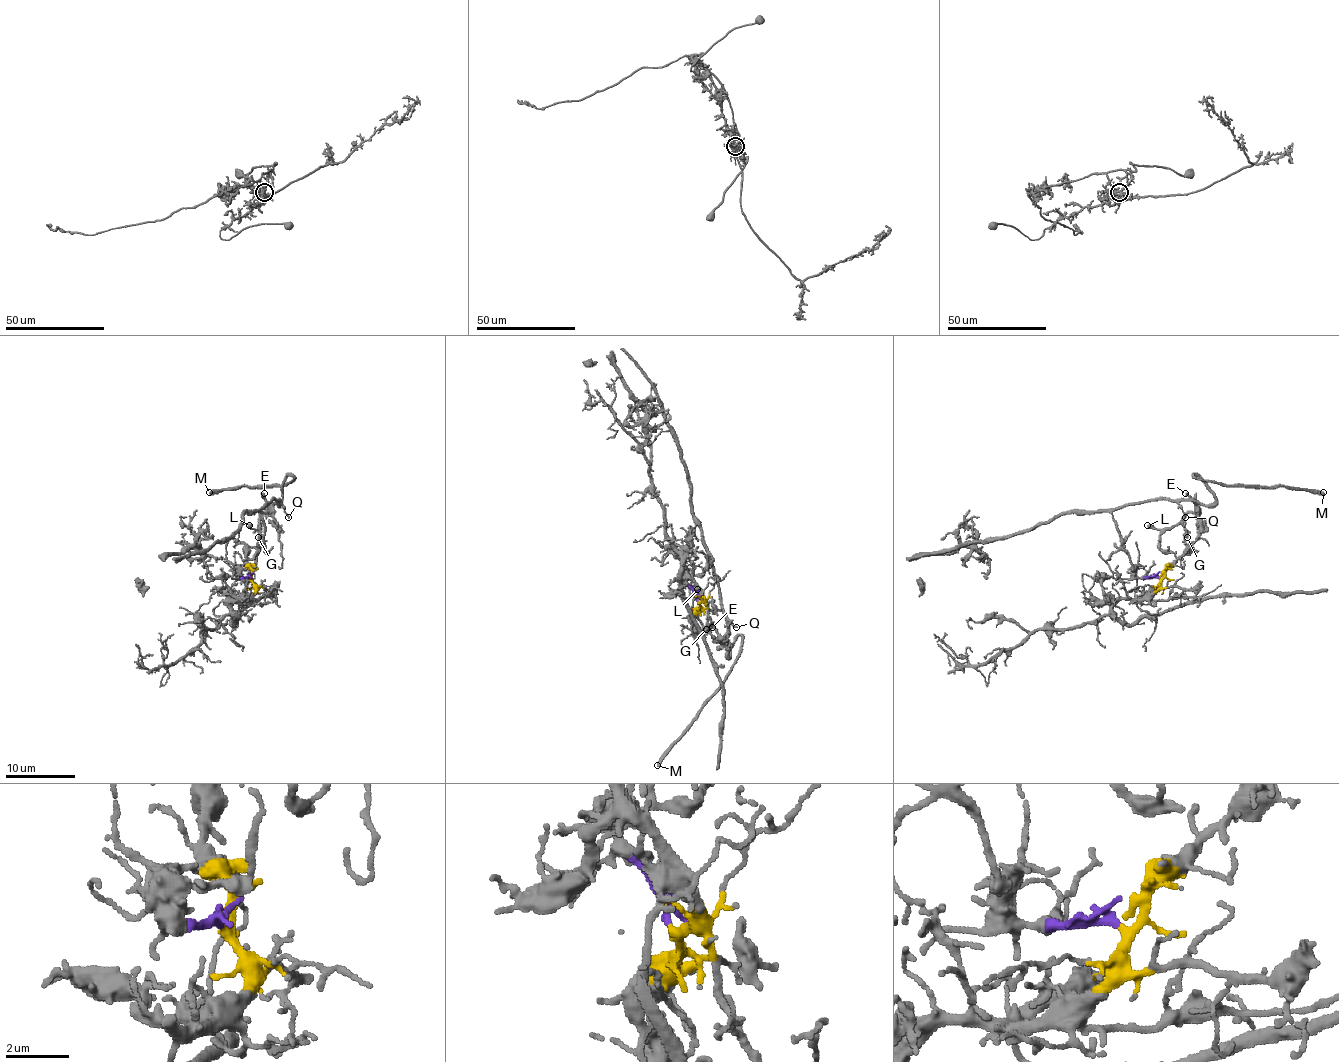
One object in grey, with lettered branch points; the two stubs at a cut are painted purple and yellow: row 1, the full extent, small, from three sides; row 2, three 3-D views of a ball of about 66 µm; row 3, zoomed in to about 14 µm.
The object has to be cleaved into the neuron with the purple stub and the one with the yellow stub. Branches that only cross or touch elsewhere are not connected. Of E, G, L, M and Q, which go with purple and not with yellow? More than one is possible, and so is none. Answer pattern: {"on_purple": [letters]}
{"on_purple": ["E", "G", "L", "M", "Q"]}

